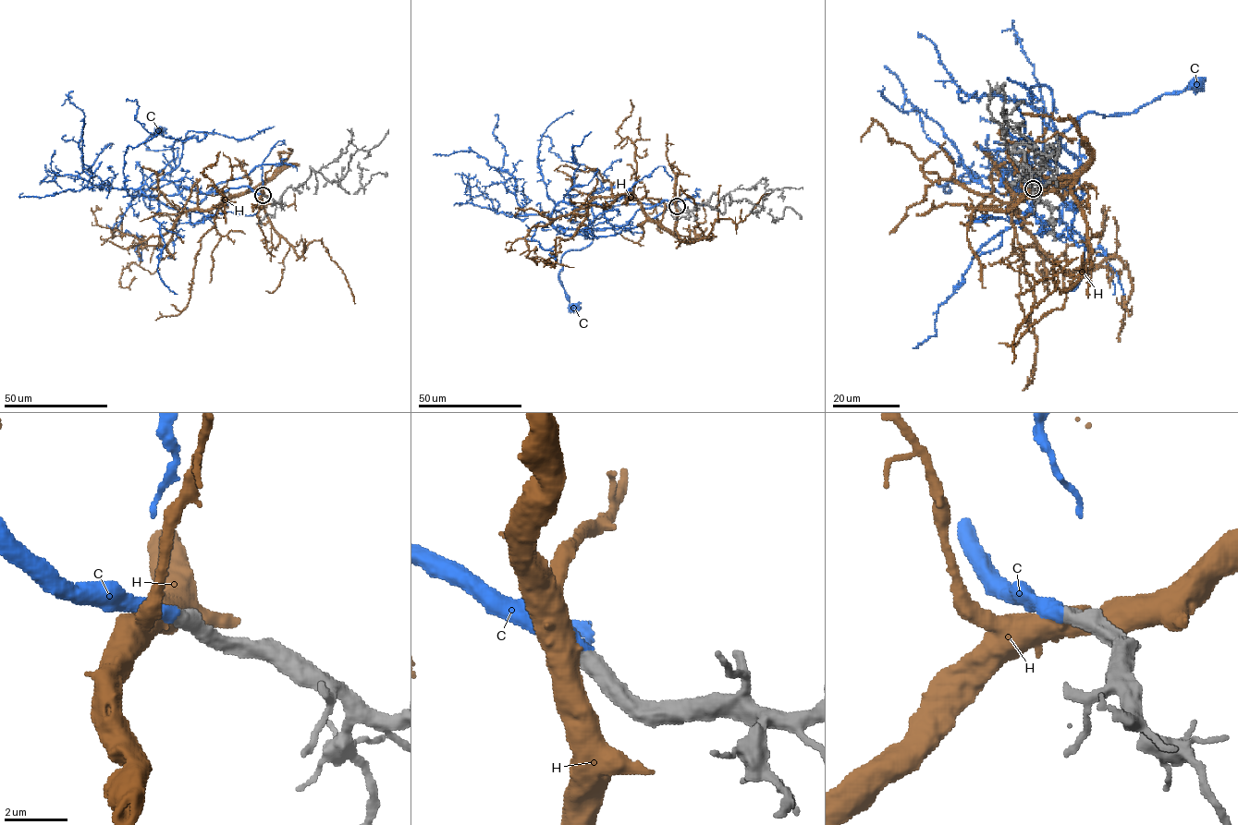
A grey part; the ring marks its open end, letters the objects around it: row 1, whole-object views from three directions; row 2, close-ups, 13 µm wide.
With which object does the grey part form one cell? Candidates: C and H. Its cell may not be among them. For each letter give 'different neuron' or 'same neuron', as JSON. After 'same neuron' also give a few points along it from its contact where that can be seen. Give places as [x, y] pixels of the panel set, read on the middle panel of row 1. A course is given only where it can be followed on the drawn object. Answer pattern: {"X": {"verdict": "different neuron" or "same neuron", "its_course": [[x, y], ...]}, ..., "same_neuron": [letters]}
{"C": {"verdict": "same neuron", "its_course": [[677, 206], [666, 200], [596, 230], [555, 226], [551, 213], [592, 230], [560, 260], [573, 306]]}, "H": {"verdict": "different neuron"}, "same_neuron": ["C"]}

